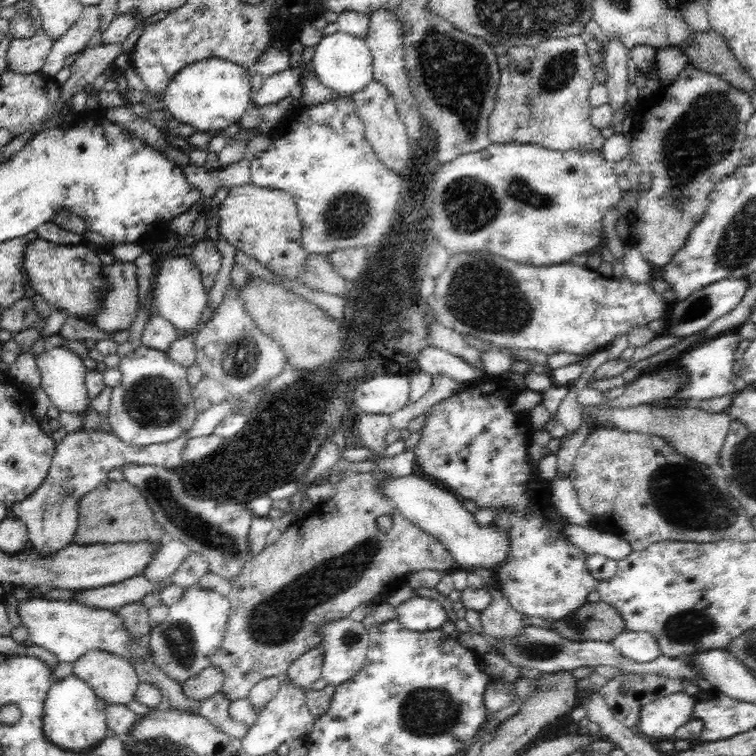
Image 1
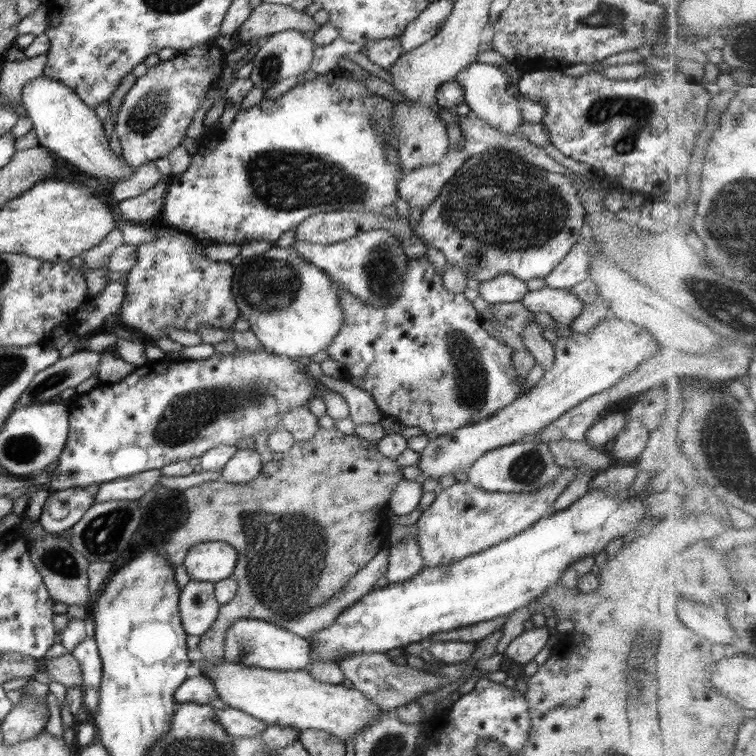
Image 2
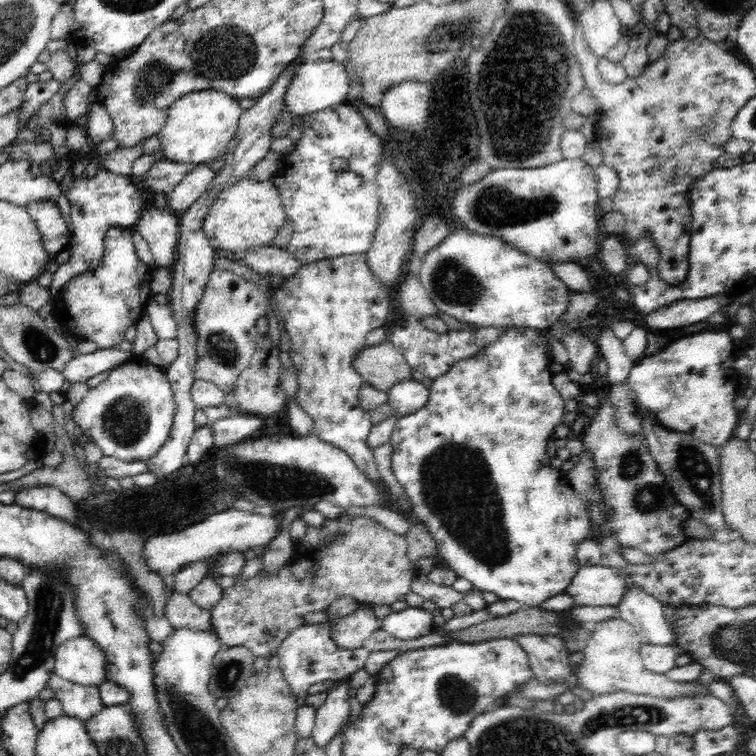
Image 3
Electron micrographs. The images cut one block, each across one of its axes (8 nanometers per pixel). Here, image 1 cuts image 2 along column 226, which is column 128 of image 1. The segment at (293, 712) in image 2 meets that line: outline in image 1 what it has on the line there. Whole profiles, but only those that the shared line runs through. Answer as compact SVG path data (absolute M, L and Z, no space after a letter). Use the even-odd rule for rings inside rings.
M90 650L82 654L73 663L72 673L90 685L107 704L130 704L140 683L129 660L105 650Z

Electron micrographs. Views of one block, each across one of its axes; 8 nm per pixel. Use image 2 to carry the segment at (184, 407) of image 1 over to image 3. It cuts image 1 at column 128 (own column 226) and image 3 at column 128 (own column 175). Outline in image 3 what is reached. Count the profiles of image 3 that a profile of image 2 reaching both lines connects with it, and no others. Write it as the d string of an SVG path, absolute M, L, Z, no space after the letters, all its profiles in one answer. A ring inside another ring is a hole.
M135 355L124 364L110 370L106 380L92 387L74 408L67 409L76 428L96 444L104 456L114 457L124 462L138 462L152 458L168 440L173 427L176 403L174 403L174 391L165 371L161 367L150 364L143 356Z

